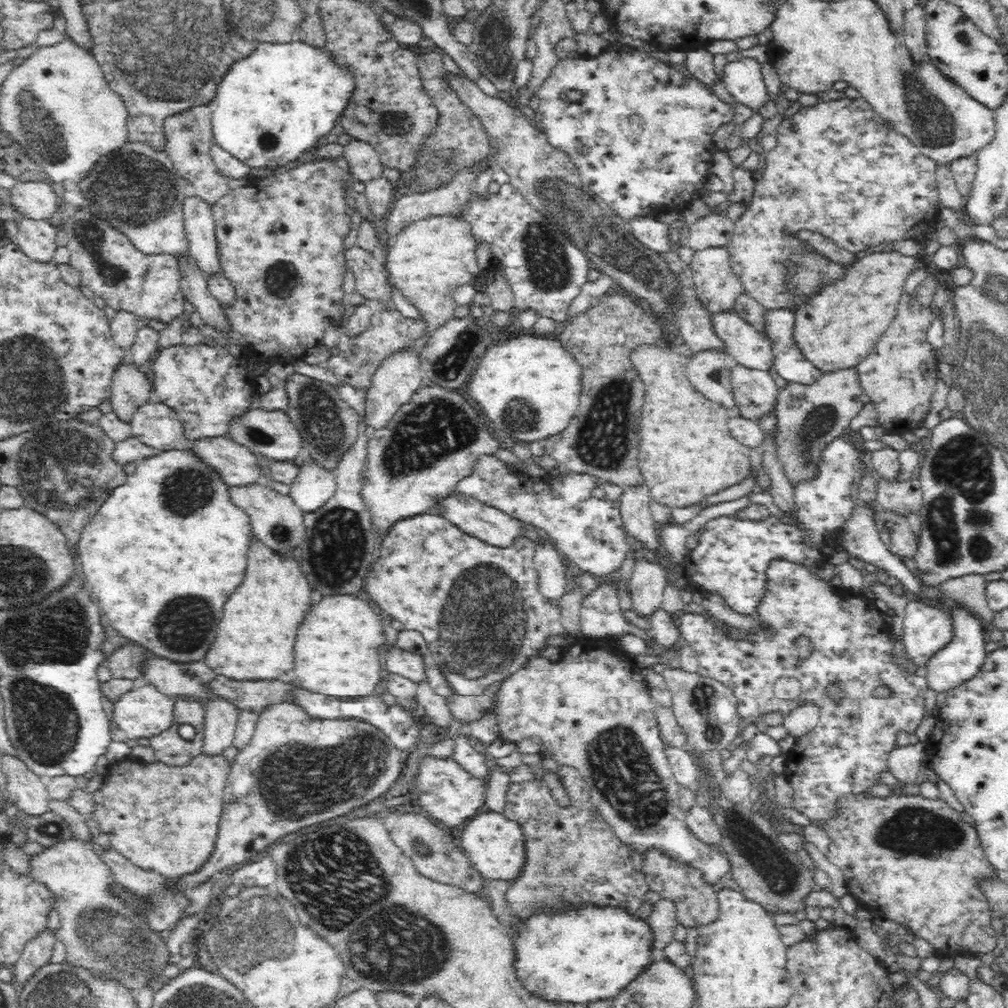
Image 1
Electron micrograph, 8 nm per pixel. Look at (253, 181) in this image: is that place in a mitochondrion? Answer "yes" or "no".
no

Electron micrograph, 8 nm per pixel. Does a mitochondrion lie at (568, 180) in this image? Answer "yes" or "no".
yes

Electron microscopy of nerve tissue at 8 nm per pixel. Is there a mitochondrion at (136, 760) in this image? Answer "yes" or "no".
no

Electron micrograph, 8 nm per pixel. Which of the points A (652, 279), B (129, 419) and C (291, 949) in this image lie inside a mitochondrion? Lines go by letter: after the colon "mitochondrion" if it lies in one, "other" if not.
A: mitochondrion
B: other
C: mitochondrion

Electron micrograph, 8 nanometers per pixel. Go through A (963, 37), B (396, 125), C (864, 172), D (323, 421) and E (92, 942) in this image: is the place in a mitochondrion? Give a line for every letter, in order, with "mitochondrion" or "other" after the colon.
A: mitochondrion
B: mitochondrion
C: other
D: mitochondrion
E: mitochondrion

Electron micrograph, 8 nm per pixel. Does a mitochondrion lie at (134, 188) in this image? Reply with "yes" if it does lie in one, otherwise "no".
yes

